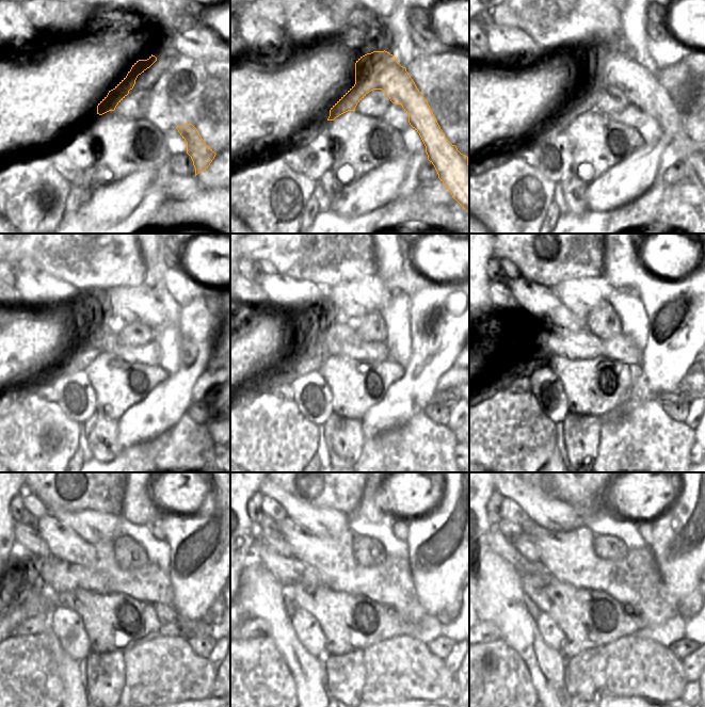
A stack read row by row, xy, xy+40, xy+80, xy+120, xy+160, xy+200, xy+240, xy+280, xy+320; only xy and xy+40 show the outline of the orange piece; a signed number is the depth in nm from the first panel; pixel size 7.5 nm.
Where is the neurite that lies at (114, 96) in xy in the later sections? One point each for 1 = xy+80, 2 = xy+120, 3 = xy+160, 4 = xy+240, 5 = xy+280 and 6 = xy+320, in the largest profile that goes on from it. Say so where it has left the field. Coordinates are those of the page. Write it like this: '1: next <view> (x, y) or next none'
1: next xy+80 (603, 66)
2: next xy+120 (124, 304)
3: next xy+160 (351, 301)
4: next xy+240 (92, 526)
5: next xy+280 (323, 521)
6: next xy+320 (555, 515)

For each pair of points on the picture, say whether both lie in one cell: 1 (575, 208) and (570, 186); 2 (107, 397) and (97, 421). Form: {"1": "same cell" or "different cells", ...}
{"1": "same cell", "2": "different cells"}

